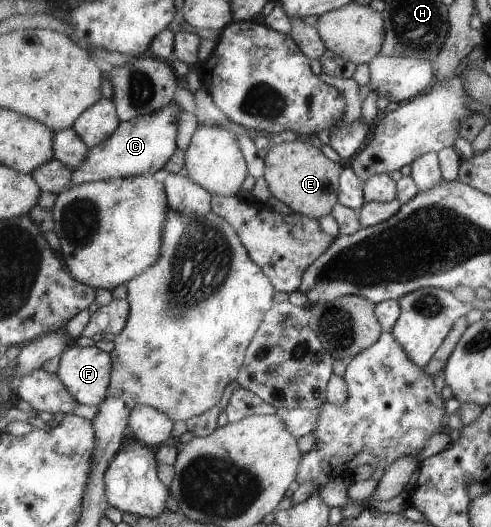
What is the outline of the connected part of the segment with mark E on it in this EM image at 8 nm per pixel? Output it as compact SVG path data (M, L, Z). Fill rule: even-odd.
M305 138L271 146L266 155L265 179L275 198L294 213L315 219L329 215L338 205L340 175L343 167L331 161L321 149L313 147Z

